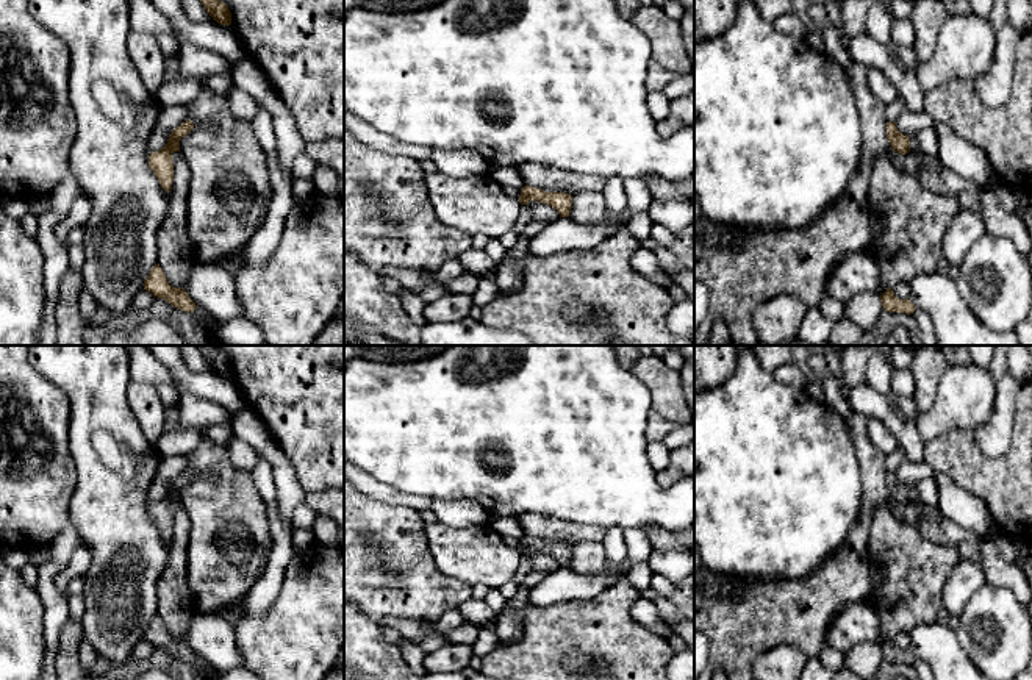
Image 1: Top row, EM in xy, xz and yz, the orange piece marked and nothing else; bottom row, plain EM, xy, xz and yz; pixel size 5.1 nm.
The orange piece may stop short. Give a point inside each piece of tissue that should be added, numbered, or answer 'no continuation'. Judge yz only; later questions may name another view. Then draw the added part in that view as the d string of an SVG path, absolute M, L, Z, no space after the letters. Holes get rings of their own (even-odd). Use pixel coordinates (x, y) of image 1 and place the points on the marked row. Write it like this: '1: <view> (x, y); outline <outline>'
no continuation

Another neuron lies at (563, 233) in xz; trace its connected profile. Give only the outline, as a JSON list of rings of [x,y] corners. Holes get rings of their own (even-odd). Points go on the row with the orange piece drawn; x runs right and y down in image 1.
[[[558,217],[529,239],[527,252],[547,256],[572,249],[589,249],[615,233],[616,228],[610,222],[583,225],[569,217]]]

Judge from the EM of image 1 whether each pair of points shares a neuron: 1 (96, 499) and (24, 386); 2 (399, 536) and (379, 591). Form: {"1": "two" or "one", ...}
{"1": "two", "2": "one"}

